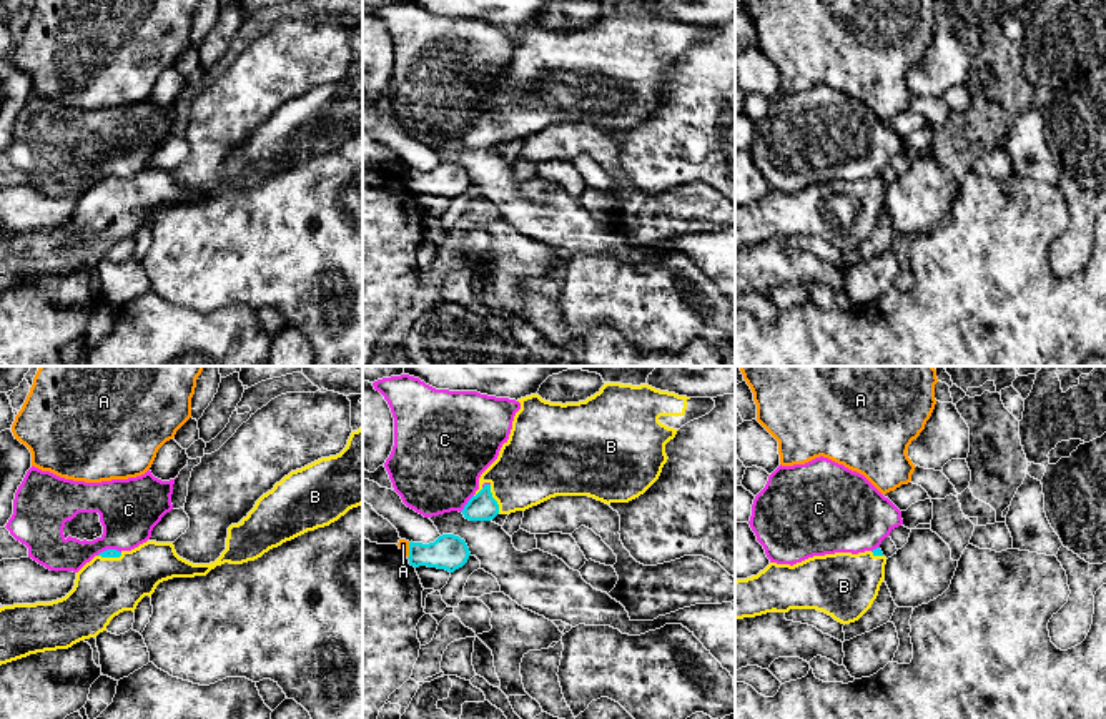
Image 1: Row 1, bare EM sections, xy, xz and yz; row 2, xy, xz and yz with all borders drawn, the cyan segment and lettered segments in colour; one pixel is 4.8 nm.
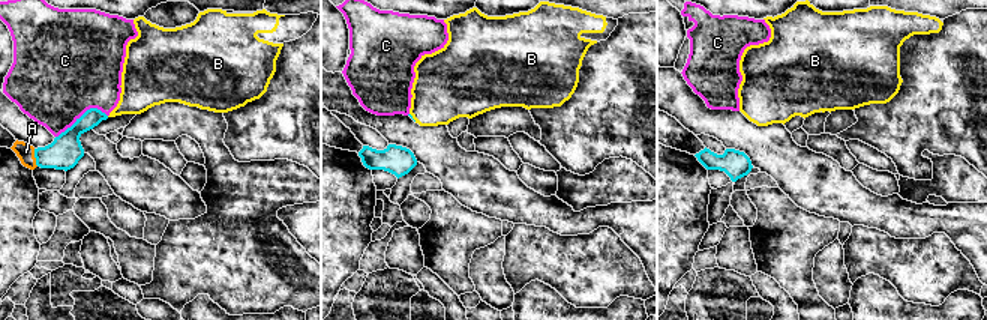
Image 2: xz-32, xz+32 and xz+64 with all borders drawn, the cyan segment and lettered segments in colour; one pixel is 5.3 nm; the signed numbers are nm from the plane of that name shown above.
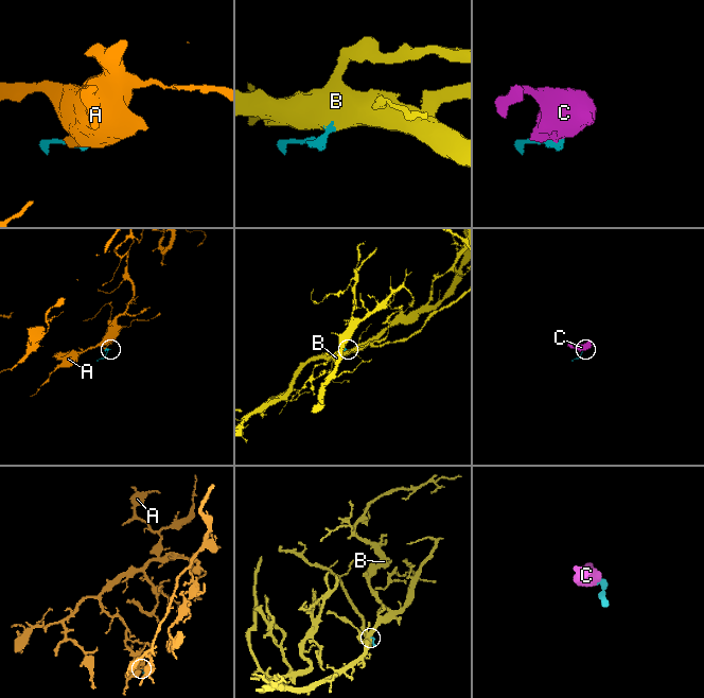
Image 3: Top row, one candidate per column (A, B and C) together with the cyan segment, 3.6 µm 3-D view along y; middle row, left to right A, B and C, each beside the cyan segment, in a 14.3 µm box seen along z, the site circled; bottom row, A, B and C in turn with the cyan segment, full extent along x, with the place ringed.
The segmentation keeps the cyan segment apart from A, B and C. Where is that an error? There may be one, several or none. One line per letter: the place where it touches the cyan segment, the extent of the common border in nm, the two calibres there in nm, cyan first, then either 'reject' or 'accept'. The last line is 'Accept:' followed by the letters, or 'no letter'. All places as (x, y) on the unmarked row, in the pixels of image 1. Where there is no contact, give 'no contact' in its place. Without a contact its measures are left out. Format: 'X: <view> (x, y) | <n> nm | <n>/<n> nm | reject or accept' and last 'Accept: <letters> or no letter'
A: xz (409, 178) | 80 nm | 170/50 nm | reject
B: xz (494, 127) | 150 nm | 140/360 nm | accept
C: xz (468, 130) | 110 nm | 140/440 nm | reject
Accept: B

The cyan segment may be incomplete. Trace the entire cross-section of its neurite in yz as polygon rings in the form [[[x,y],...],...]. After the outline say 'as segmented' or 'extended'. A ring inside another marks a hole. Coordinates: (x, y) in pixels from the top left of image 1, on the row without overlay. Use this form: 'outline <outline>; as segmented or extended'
outline [[[881,176],[858,181],[813,183],[793,193],[770,190],[757,203],[735,208],[735,248],[790,236],[817,236],[842,251],[858,248],[873,231],[885,206],[886,185]]]; extended

